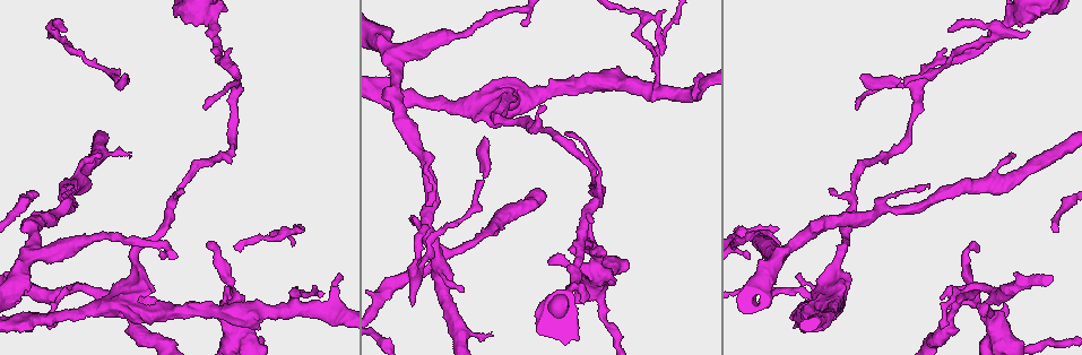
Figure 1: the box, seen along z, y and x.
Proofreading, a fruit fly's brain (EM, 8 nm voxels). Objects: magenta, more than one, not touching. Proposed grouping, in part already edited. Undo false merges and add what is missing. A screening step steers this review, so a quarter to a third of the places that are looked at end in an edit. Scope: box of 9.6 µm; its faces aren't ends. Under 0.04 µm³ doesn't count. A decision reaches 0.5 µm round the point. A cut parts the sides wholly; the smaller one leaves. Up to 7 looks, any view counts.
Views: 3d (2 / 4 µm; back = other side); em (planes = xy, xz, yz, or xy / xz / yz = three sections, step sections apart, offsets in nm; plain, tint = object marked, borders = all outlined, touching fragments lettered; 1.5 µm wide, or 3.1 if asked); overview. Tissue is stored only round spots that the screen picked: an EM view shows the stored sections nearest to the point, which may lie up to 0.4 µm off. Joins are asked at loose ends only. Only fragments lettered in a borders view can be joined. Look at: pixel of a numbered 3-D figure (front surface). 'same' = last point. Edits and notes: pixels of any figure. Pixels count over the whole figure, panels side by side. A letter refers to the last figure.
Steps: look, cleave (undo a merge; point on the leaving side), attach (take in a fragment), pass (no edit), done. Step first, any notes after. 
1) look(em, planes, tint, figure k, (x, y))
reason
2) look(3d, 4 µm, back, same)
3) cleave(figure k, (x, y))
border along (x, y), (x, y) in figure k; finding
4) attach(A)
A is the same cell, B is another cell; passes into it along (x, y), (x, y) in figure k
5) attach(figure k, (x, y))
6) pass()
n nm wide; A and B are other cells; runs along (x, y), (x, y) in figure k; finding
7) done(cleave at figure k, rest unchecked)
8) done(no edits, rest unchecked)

look(3d, 2 µm, figure 1, (1027, 32))
branch stops here

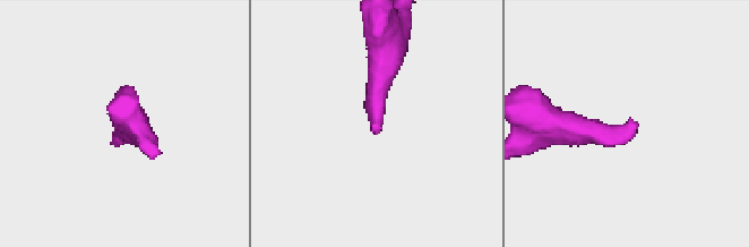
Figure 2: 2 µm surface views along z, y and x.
look(em, planes, borders, figure 2, (628, 119))

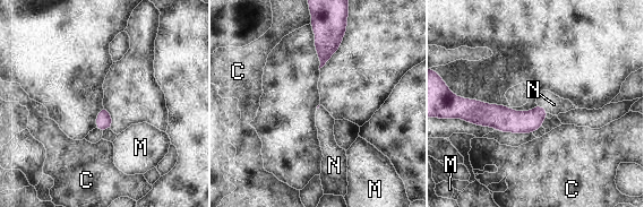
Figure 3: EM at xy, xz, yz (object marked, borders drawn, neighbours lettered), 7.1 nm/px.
attach(N)
N touches over 110 nm; N is the same cell, C and M are other cells; passes into it along (509, 120), (541, 106), (554, 104) in figure 3; it goes on there

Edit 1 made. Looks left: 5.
look(em, yz, step 8, borders, figure 1, (63, 184))
branch stops here

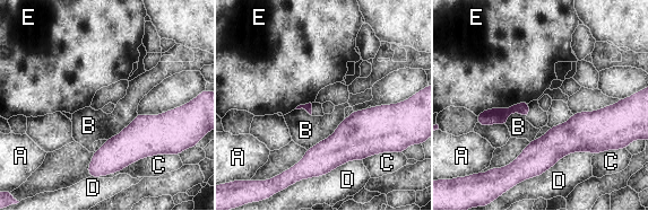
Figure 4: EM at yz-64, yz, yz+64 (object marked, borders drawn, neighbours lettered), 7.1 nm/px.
pass()
D touches over 460 nm; A, B, C, D and E are other cells; border along (528, 102), (486, 108), (476, 115) in figure 4; none of them fits

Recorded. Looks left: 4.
look(3d, 2 µm, figure 1, (292, 307))

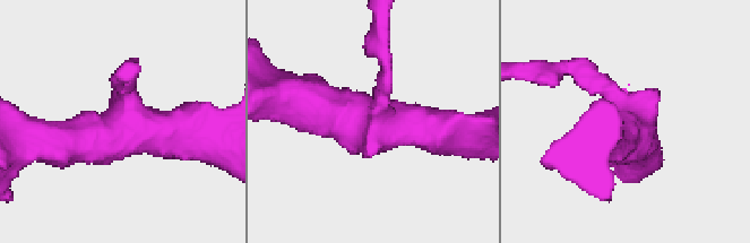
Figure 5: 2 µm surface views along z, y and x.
look(em, planes, tint, figure 5, (128, 119))
3 arms

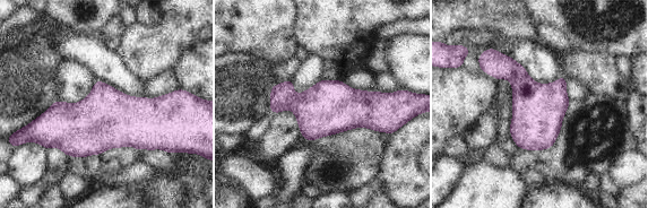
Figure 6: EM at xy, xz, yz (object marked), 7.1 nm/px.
look(em, planes, borders, same)
what lies round it

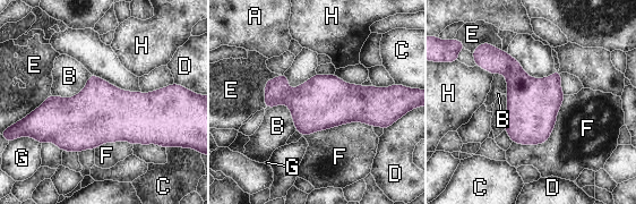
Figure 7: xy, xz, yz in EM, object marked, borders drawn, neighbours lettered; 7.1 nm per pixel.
pass()
F touches over 500 nm; A, B, C, D, E, F, G and H are other cells; border along (91, 74), (76, 94), (51, 94) in figure 7; continuous, no second neuron

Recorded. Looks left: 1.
done(attach at figure 3, rest unchecked)

